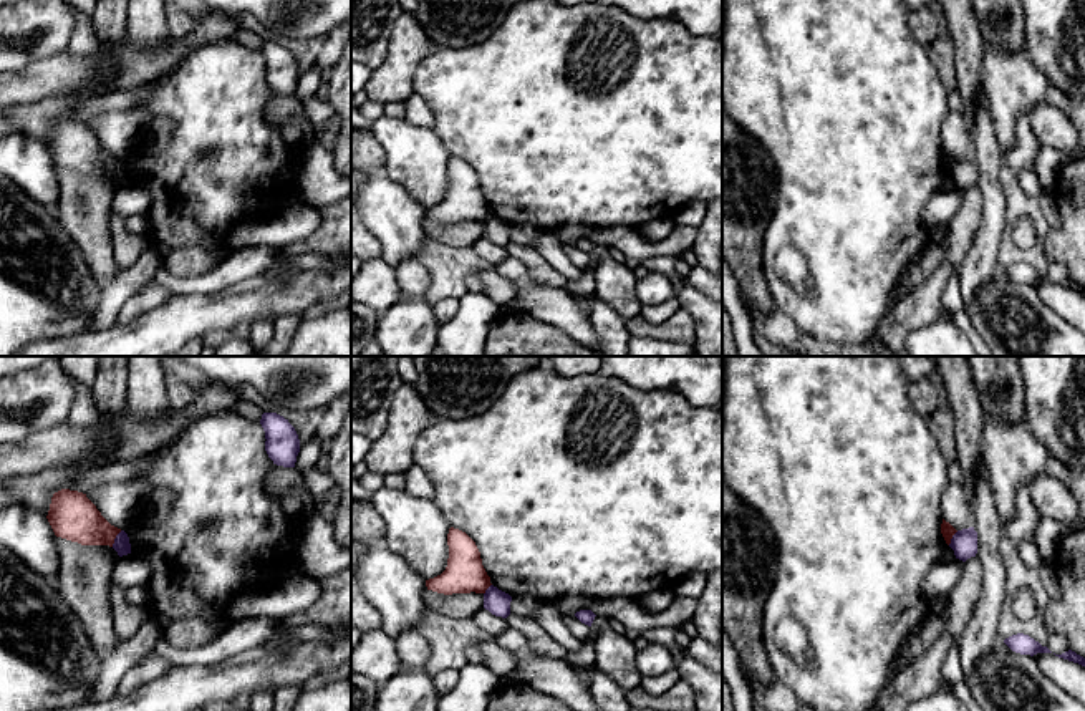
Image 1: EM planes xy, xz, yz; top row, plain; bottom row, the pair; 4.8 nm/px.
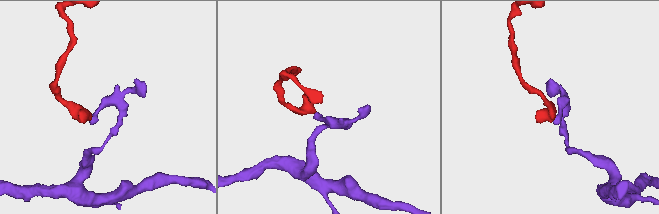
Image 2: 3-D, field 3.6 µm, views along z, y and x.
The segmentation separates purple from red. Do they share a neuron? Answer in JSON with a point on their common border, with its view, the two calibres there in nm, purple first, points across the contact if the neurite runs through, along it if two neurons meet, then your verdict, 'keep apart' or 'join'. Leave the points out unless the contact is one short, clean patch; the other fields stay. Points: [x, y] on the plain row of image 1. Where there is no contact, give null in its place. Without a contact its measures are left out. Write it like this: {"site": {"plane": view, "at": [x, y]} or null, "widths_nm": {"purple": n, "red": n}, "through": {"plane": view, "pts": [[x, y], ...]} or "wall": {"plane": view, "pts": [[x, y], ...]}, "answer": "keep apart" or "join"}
{"site": {"plane": "xy", "at": [115, 168]}, "widths_nm": {"purple": 80, "red": 220}, "wall": {"plane": "xy", "pts": [[121, 159], [111, 174]]}, "answer": "keep apart"}

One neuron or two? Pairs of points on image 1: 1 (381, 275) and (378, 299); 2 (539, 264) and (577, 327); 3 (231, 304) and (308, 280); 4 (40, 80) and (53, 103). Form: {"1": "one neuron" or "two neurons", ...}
{"1": "one neuron", "2": "two neurons", "3": "one neuron", "4": "two neurons"}

